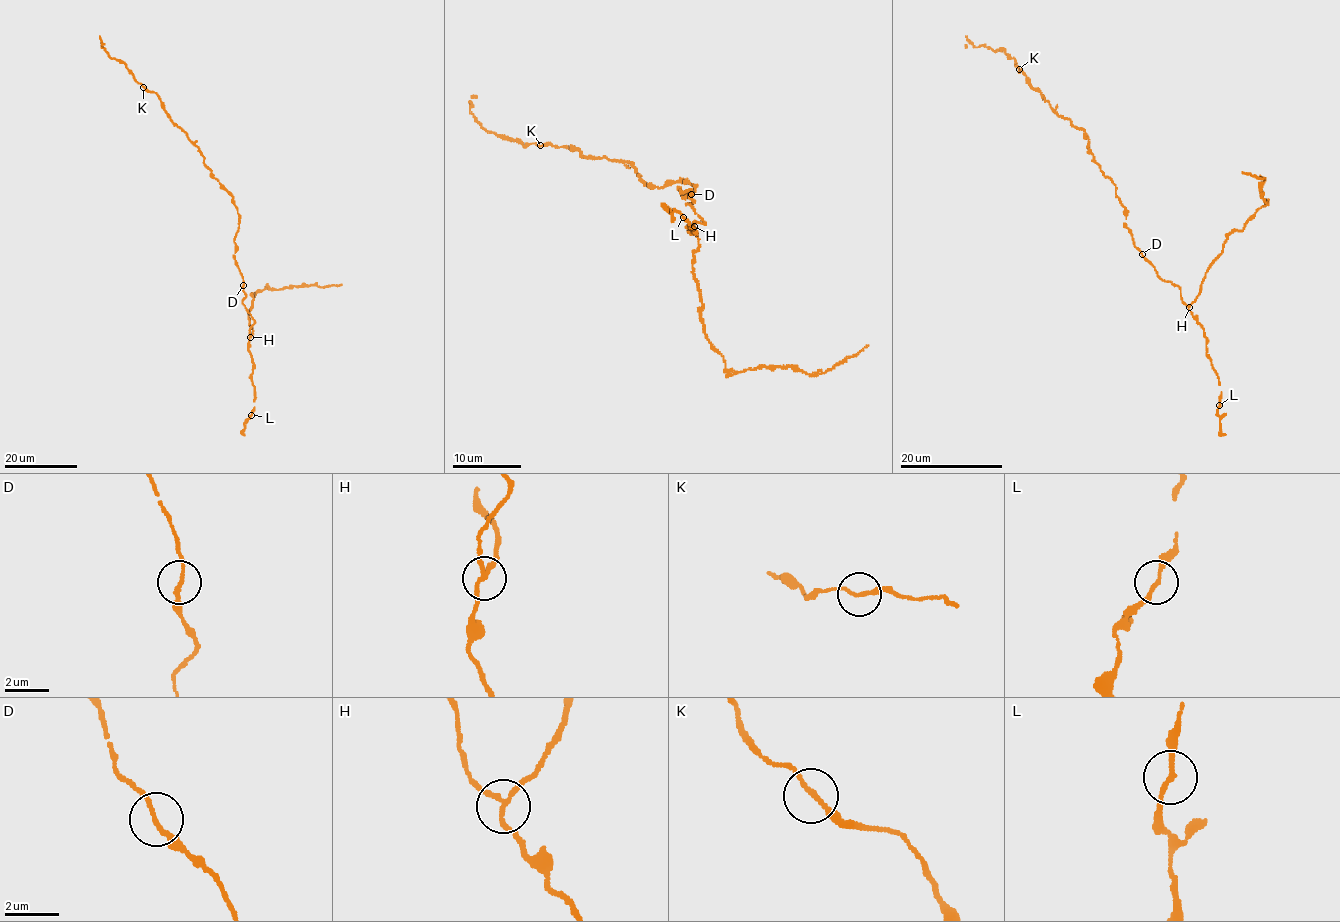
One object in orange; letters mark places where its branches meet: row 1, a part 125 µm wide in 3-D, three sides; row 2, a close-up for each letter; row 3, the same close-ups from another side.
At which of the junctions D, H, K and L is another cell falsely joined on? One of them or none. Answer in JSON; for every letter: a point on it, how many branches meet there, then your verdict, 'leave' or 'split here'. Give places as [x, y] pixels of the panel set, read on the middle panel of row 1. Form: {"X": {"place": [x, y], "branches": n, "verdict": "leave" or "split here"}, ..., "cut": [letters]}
{"D": {"place": [691, 194], "branches": 2, "verdict": "leave"}, "H": {"place": [694, 226], "branches": 3, "verdict": "split here"}, "K": {"place": [540, 145], "branches": 2, "verdict": "leave"}, "L": {"place": [683, 217], "branches": 2, "verdict": "leave"}, "cut": ["H"]}

